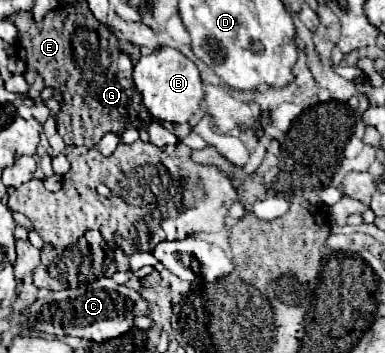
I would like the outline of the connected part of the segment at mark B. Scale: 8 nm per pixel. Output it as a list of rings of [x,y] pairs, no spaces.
[[[160,48],[148,56],[142,56],[134,66],[134,82],[138,92],[142,94],[142,104],[148,108],[148,112],[164,122],[188,122],[204,98],[202,80],[196,64],[174,48]]]

